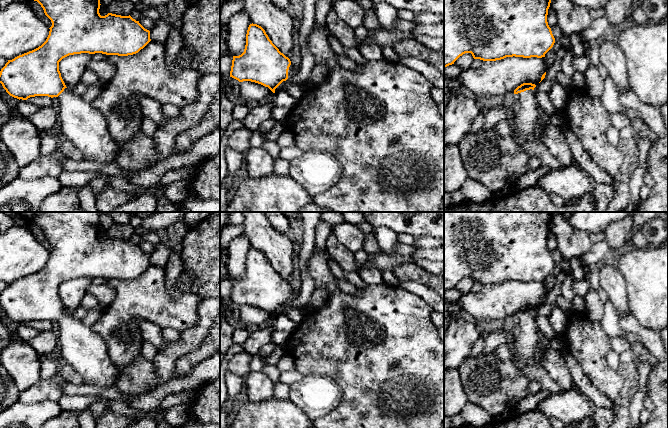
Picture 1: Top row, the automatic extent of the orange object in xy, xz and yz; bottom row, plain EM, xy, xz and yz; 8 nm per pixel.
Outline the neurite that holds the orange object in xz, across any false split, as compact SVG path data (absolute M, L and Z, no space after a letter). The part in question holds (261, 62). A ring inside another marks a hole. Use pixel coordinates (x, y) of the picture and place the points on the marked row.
M252 23L247 30L244 52L233 56L230 77L239 82L261 84L275 93L275 89L297 71L298 67L279 51L265 30Z

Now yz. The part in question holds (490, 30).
M444 0L444 67L463 54L496 61L506 57L545 57L555 38L547 22L551 0Z

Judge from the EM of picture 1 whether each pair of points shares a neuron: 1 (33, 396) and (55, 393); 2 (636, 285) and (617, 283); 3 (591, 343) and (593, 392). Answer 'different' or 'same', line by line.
1: same
2: different
3: different

